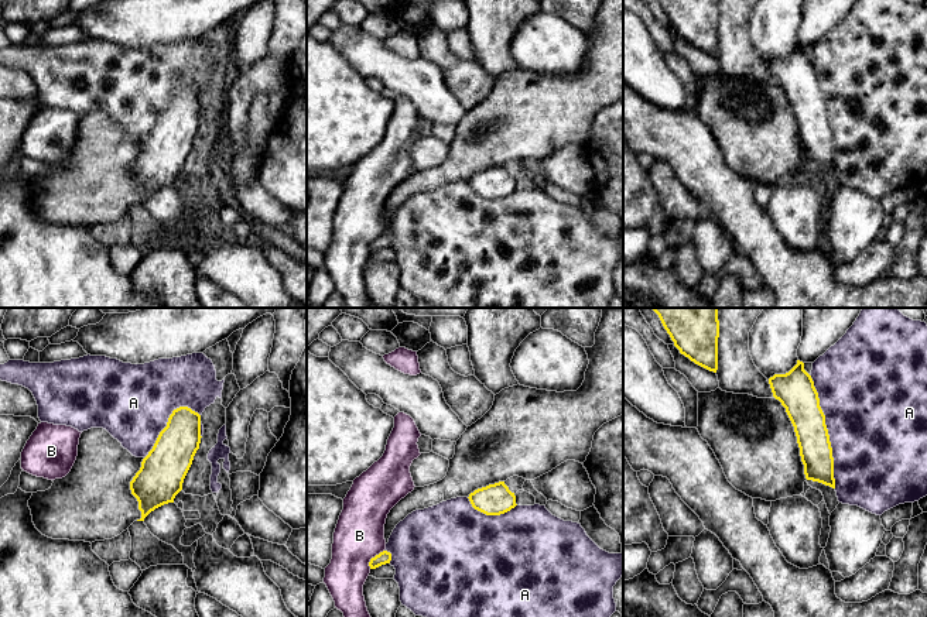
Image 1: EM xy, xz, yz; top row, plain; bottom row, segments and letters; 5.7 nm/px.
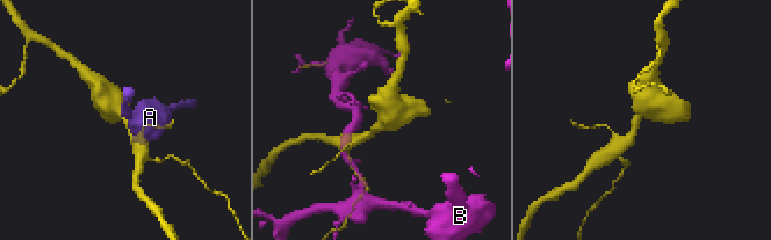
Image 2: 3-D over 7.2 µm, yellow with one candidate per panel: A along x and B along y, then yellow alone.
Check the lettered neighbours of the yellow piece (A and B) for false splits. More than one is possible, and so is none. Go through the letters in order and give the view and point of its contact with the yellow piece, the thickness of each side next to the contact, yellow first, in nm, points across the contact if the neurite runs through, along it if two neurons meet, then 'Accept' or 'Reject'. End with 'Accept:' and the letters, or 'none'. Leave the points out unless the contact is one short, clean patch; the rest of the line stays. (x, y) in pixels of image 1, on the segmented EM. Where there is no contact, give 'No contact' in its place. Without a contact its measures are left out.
A: Touches yellow at yz (827, 431). Thickness 200 nm (yellow) against 500 nm. Reject
B: Touches yellow at xz (372, 558). Thickness 70 nm (yellow) against 280 nm. Reject
Accept: none

